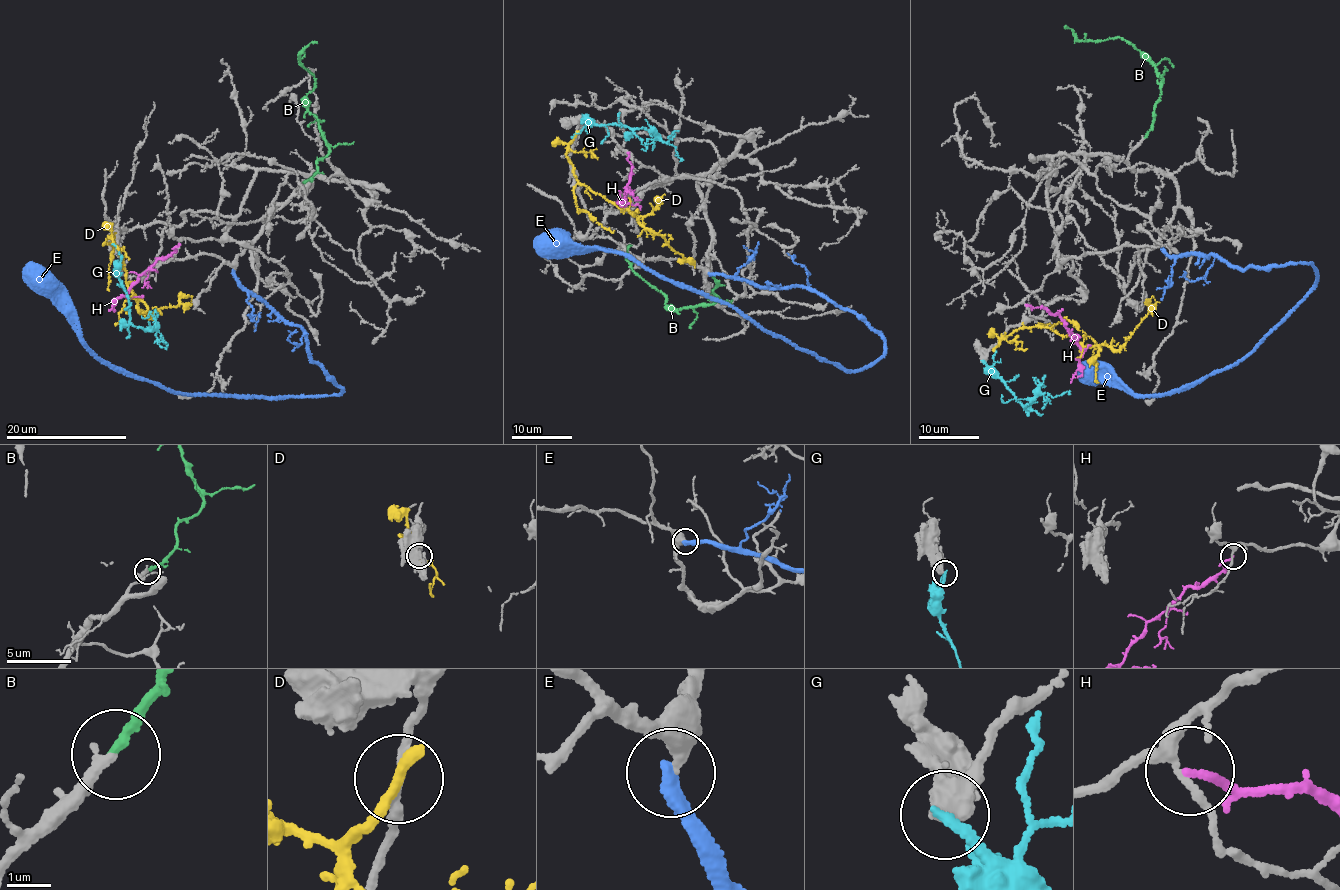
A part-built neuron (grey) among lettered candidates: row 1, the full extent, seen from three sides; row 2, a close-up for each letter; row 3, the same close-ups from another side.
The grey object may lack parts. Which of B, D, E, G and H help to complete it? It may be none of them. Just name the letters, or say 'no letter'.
B

